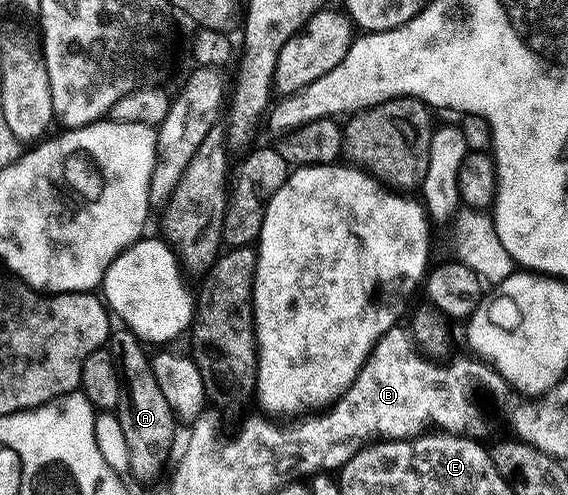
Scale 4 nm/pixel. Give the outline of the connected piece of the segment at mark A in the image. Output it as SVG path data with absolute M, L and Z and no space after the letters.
M126 329L112 330L107 336L105 350L113 357L115 368L119 374L119 406L117 414L121 421L121 433L125 433L125 441L129 444L130 474L143 479L151 475L167 459L167 450L175 435L177 418L171 411L169 402L161 393L160 386L151 368L152 360L145 350L144 344L131 331Z

